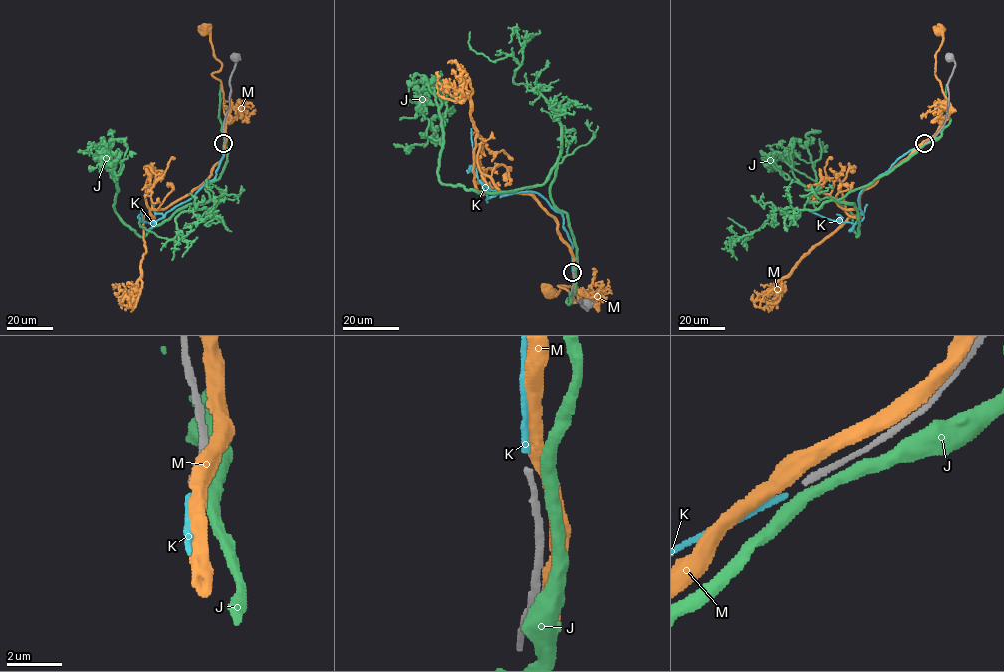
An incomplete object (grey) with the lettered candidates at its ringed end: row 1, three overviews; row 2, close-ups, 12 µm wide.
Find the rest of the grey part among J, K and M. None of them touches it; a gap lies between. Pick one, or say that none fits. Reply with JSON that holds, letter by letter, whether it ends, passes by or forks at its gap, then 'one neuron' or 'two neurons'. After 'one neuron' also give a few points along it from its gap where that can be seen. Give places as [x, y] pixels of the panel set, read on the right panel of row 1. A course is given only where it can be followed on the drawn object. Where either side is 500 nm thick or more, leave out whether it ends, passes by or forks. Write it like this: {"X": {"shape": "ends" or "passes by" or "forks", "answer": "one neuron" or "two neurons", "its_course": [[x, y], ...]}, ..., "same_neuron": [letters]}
{"J": {"shape": "passes by", "answer": "two neurons"}, "K": {"shape": "ends", "answer": "one neuron", "its_course": [[923, 144], [900, 157], [861, 191], [858, 222], [829, 220], [807, 209]]}, "M": {"answer": "two neurons"}, "same_neuron": ["K"]}

